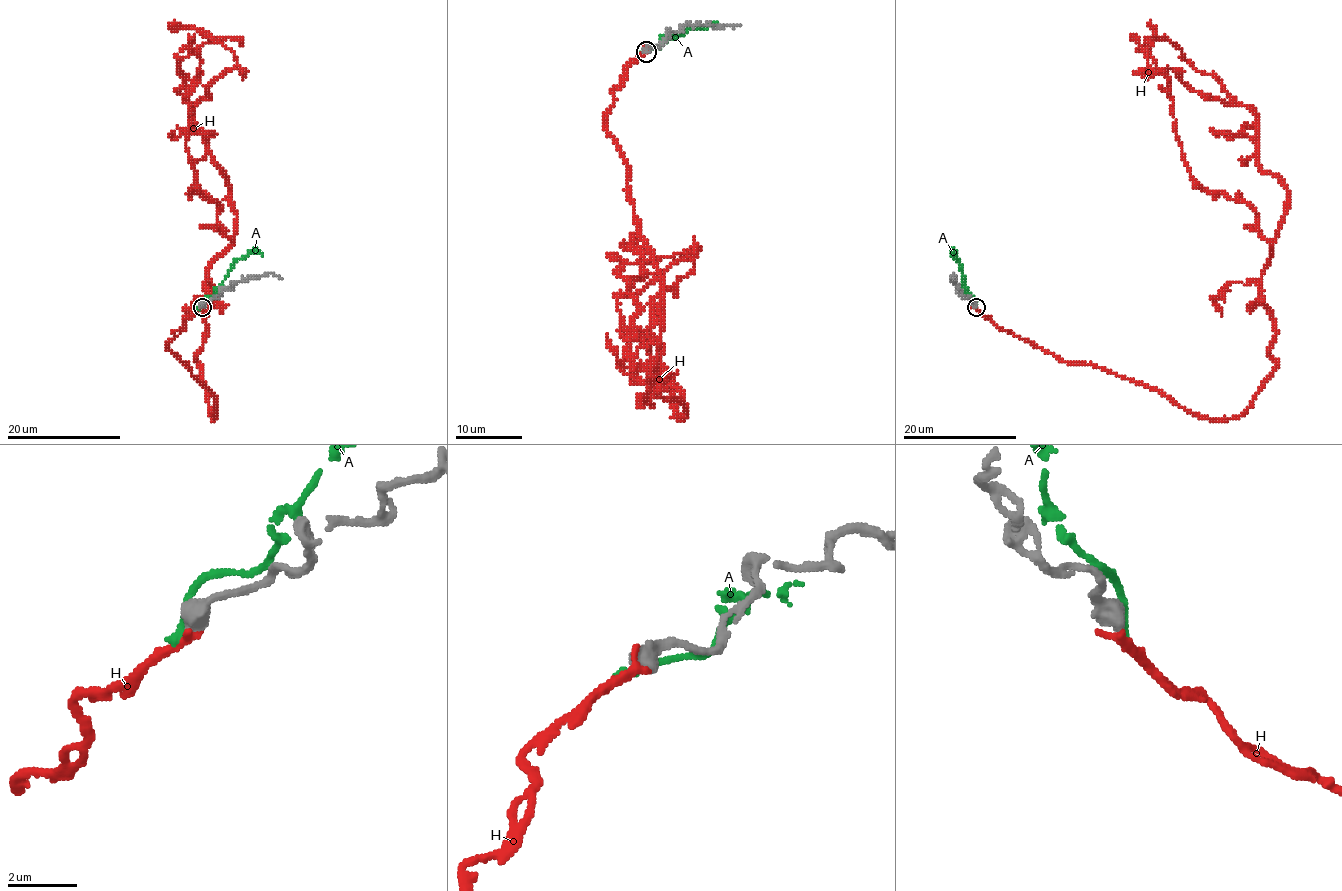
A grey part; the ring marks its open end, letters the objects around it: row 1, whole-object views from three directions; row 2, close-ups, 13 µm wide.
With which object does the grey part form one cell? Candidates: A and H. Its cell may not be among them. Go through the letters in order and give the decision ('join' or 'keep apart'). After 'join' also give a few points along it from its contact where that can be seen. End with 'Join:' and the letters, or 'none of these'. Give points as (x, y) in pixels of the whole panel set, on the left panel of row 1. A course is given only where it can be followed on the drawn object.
A: keep apart
H: join; course (201, 306), (166, 346), (213, 419), (196, 353), (236, 219), (190, 104), (241, 70), (167, 23)
Join: H

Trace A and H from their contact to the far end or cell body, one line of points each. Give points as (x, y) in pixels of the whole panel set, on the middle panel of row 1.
A: (644, 51), (656, 49), (666, 39), (689, 29), (718, 21)
H: (646, 51), (604, 123), (659, 274), (641, 406), (657, 386), (681, 416), (632, 356), (692, 259), (605, 254)

